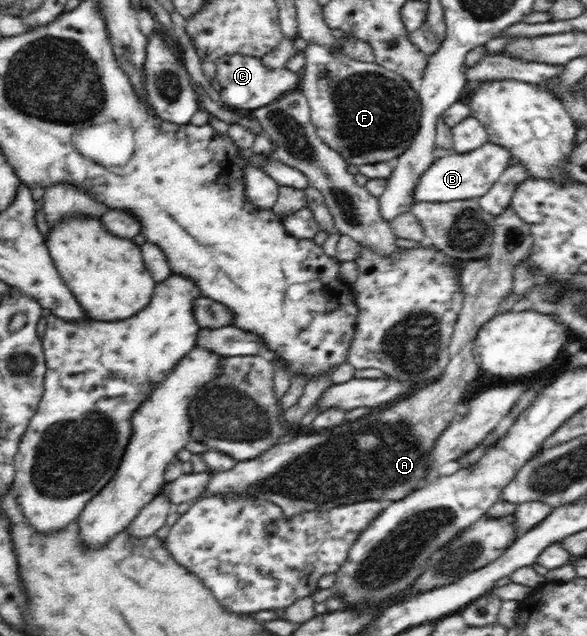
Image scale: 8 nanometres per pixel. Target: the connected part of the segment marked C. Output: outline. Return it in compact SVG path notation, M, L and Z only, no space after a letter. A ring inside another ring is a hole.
M241 54L221 56L216 61L216 79L220 83L220 99L226 108L237 112L251 112L252 110L271 104L280 99L287 91L299 88L300 73L291 72L288 68L265 68L259 57Z

